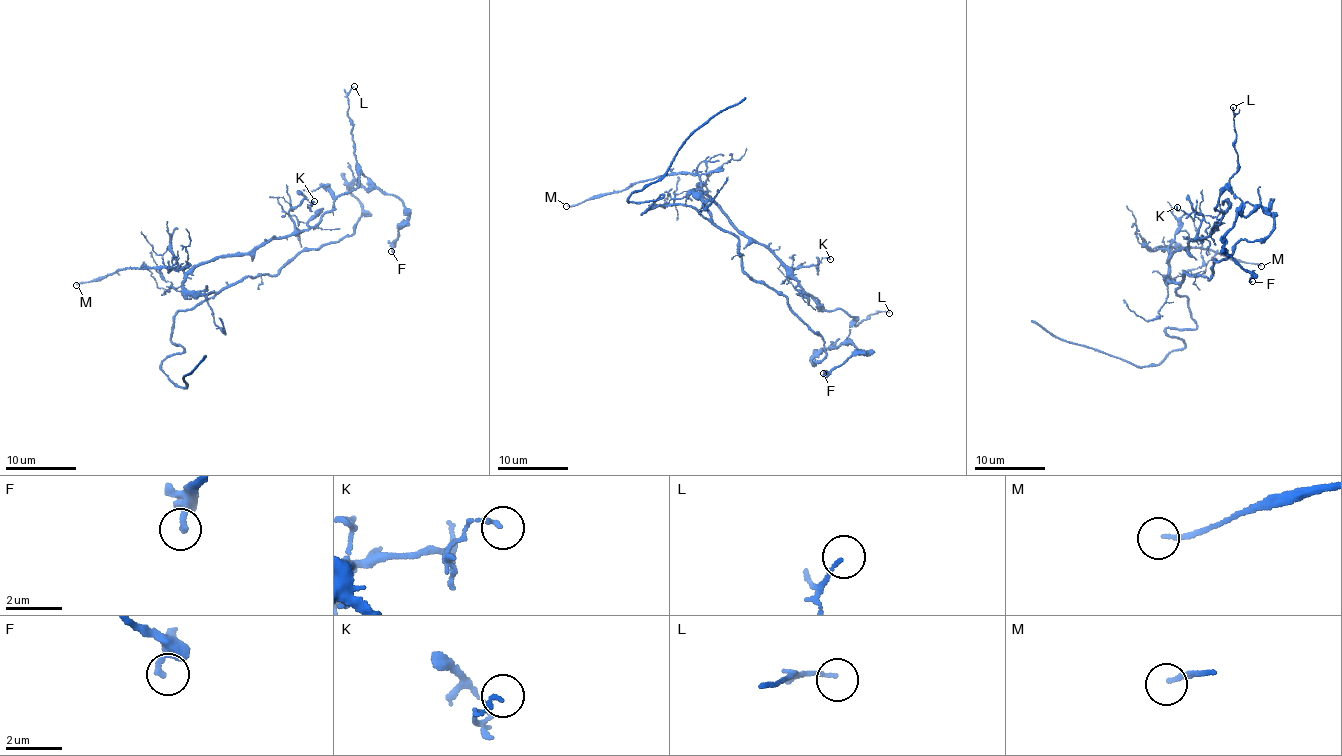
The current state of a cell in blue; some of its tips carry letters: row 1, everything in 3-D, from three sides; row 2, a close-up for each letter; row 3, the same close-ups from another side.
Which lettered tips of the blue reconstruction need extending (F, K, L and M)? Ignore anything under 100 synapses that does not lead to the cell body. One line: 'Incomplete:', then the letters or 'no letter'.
Incomplete: no letter

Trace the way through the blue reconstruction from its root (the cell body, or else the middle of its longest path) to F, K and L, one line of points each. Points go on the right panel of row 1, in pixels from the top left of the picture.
F: (1184, 275), (1210, 278), (1237, 243), (1269, 233), (1274, 218), (1259, 206), (1235, 213), (1224, 246), (1252, 281)
K: (1184, 275), (1168, 280), (1169, 261), (1187, 251), (1202, 216), (1191, 205), (1188, 214), (1177, 207)
L: (1184, 275), (1210, 278), (1213, 261), (1275, 224), (1259, 206), (1243, 213), (1231, 189), (1233, 107)

